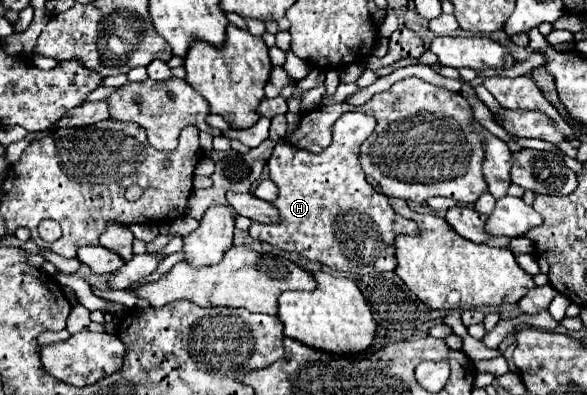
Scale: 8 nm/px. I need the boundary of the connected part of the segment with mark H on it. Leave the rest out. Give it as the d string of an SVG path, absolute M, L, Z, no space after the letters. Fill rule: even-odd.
M347 112L333 126L331 146L319 154L297 152L297 148L289 148L289 144L279 142L267 162L271 180L279 188L277 200L271 202L279 210L279 222L275 222L275 224L253 222L249 228L249 234L253 238L265 240L277 248L283 248L289 252L301 252L305 258L321 262L333 270L355 272L359 276L393 270L397 264L395 252L393 252L393 238L397 234L417 234L419 228L413 220L397 214L393 210L393 206L389 204L389 198L385 194L377 192L365 180L365 174L359 168L359 160L357 160L359 146L373 130L375 130L373 116L359 114L359 112Z

